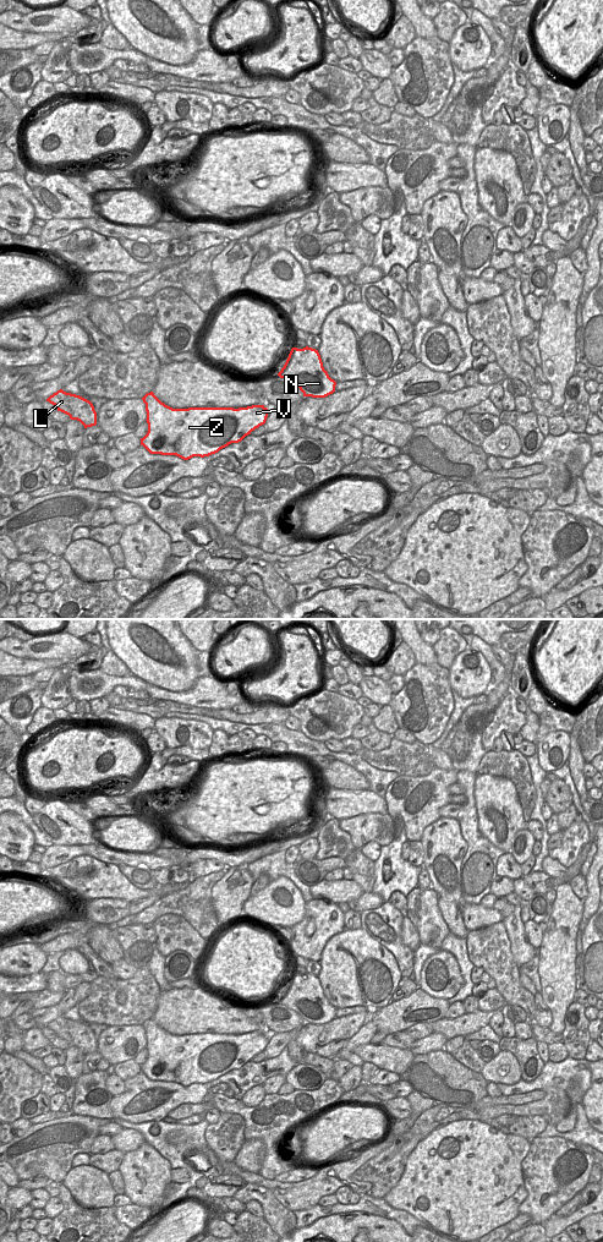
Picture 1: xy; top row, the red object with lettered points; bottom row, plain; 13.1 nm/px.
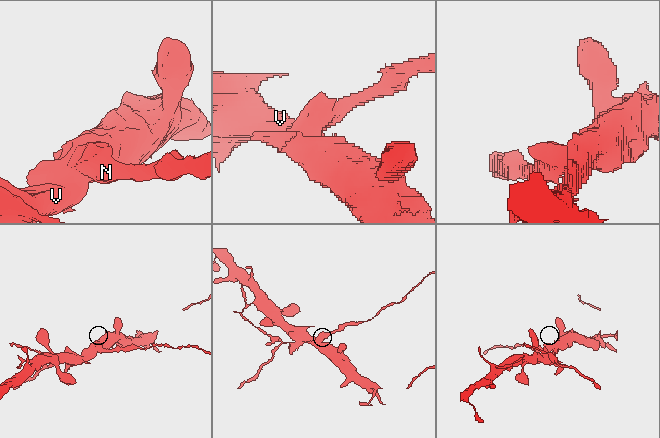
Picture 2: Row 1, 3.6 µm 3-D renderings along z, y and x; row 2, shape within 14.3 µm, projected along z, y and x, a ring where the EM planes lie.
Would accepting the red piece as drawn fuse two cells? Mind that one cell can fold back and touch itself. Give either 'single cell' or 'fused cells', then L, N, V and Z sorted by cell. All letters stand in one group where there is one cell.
fused cells | L N V / Z

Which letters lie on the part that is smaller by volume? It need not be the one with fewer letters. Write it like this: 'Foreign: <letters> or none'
Foreign: L, N, V.

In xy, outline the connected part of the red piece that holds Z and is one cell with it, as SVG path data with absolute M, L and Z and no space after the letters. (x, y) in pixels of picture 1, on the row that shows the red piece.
M153 392L147 393L142 398L146 404L147 411L147 423L148 432L141 438L141 445L146 443L157 443L158 445L163 445L163 441L168 439L169 444L177 443L182 441L192 442L192 436L198 433L198 431L203 427L215 427L220 425L220 420L229 415L240 414L243 407L234 409L234 407L188 407L188 409L172 409L164 403L161 403Z

